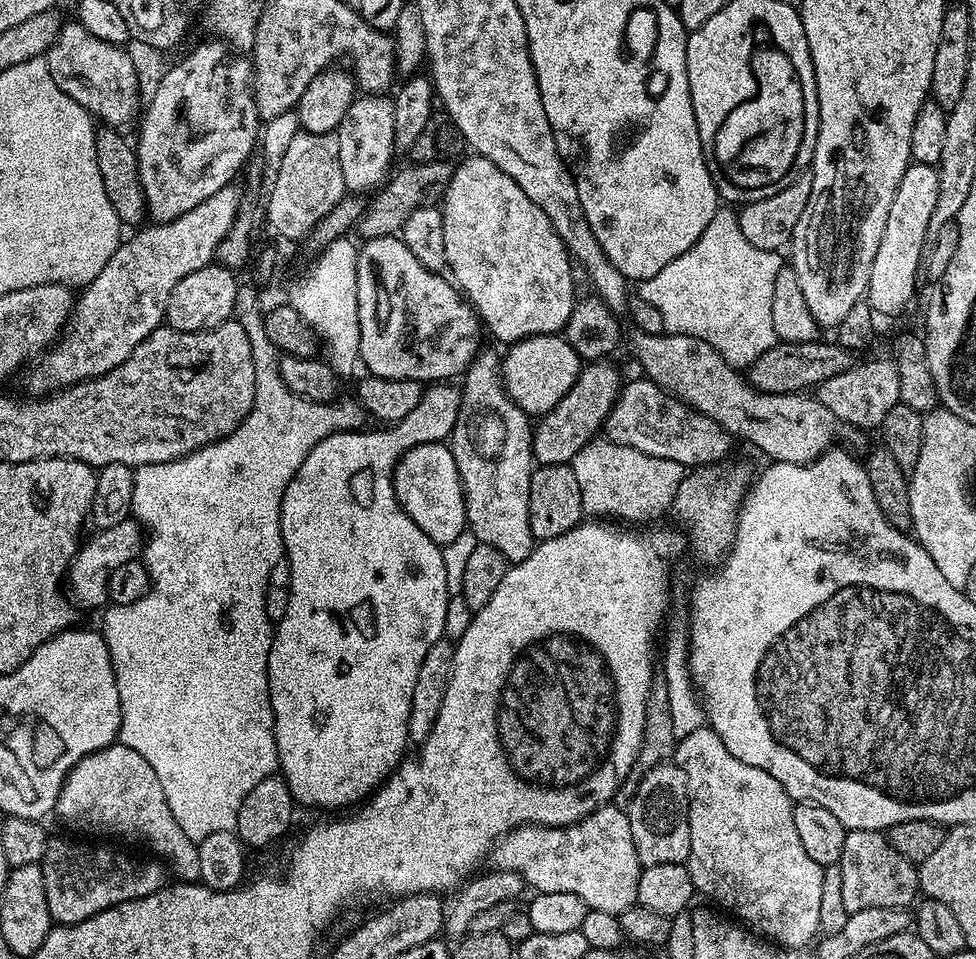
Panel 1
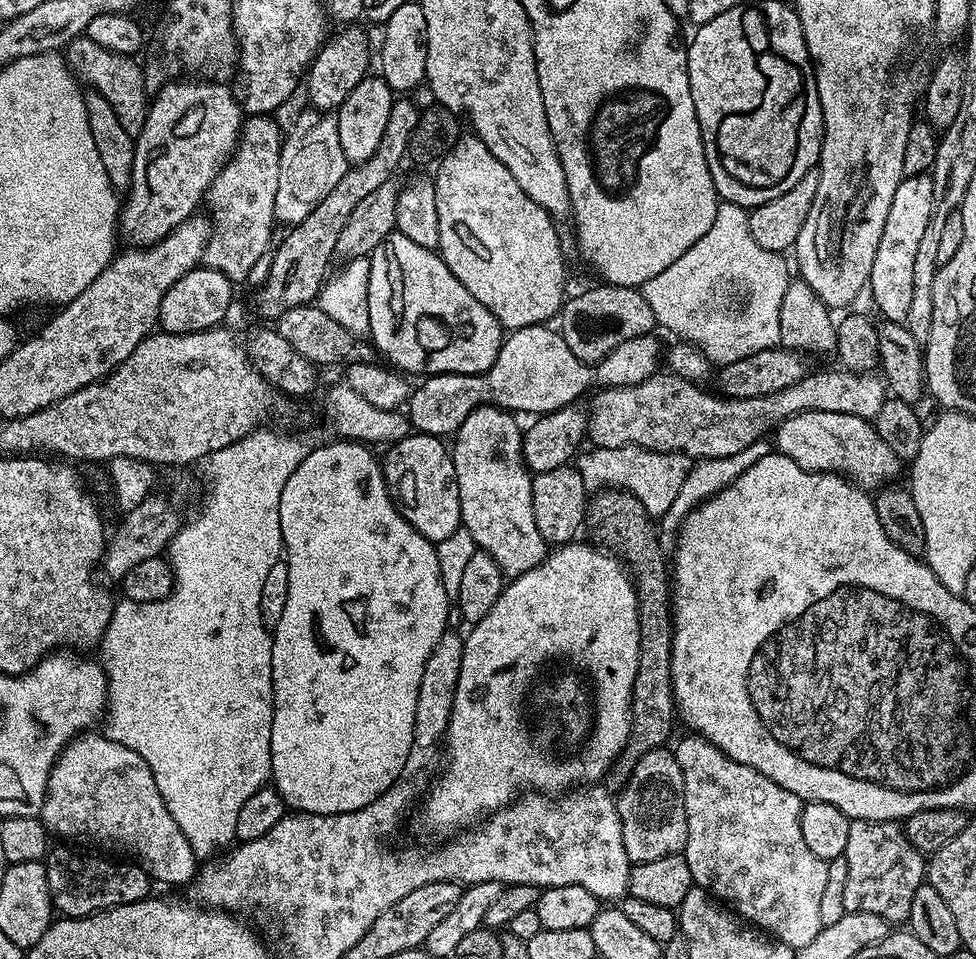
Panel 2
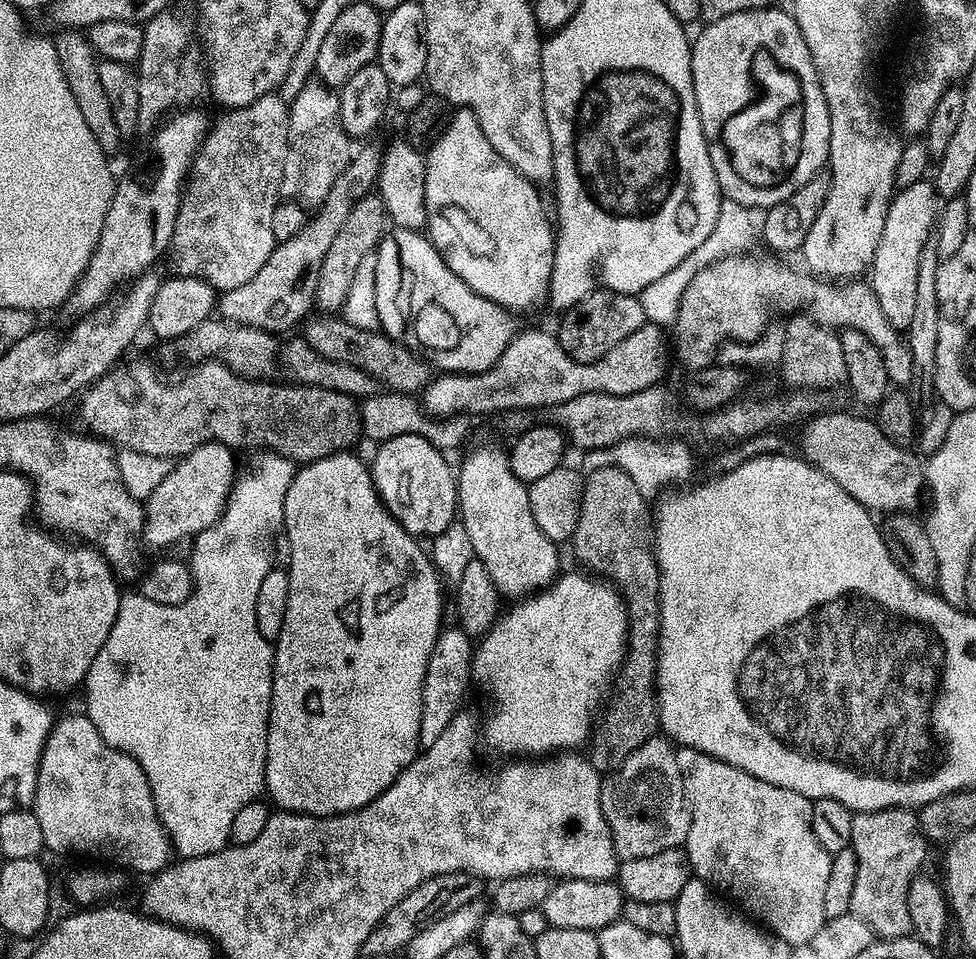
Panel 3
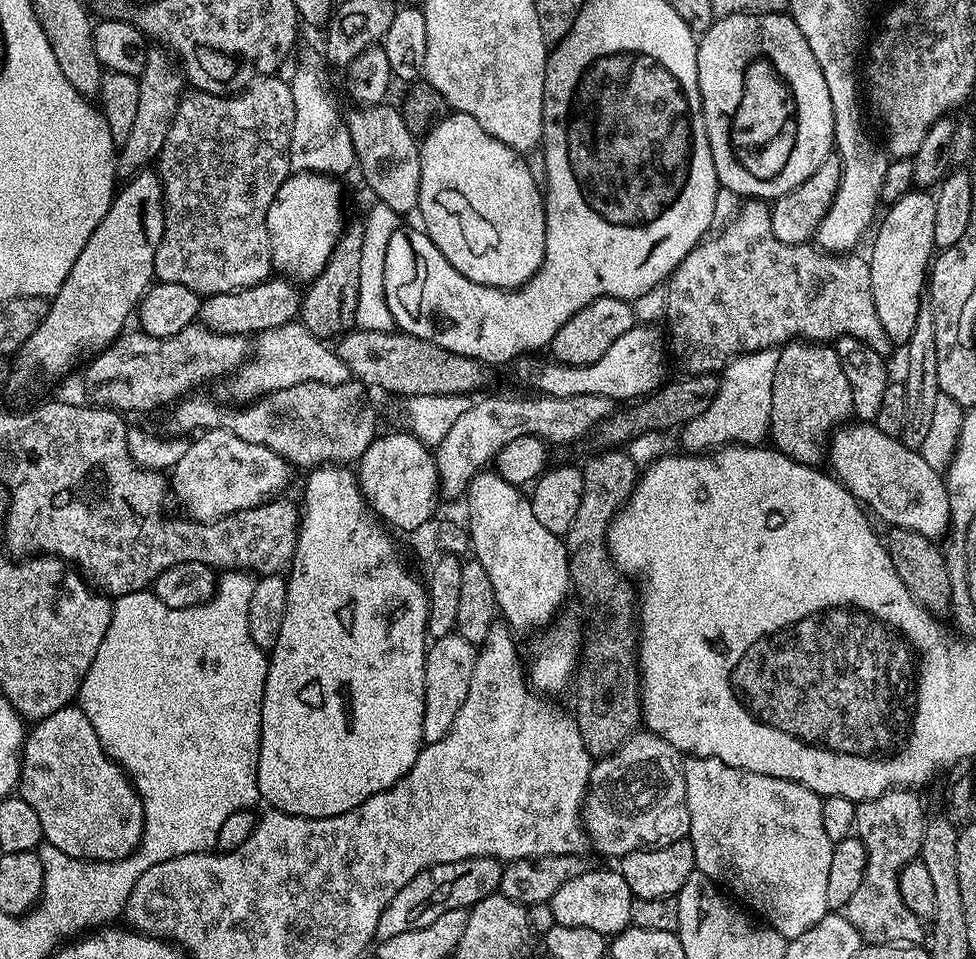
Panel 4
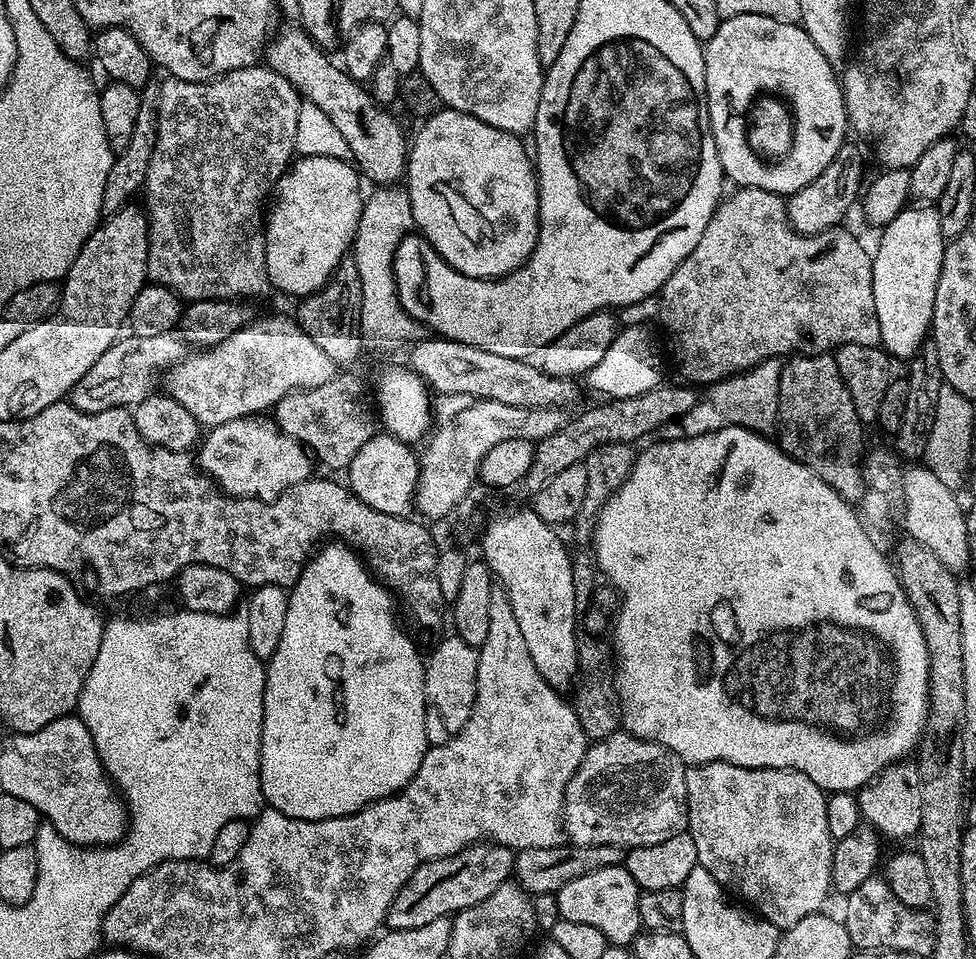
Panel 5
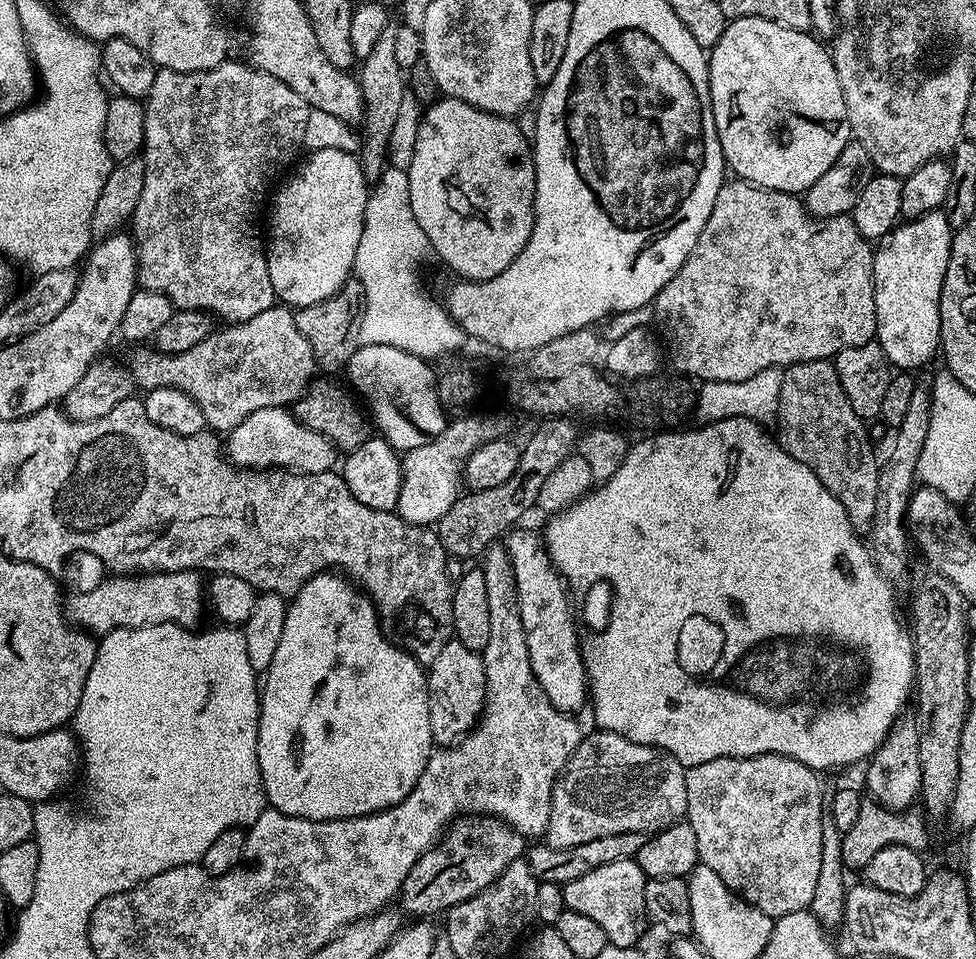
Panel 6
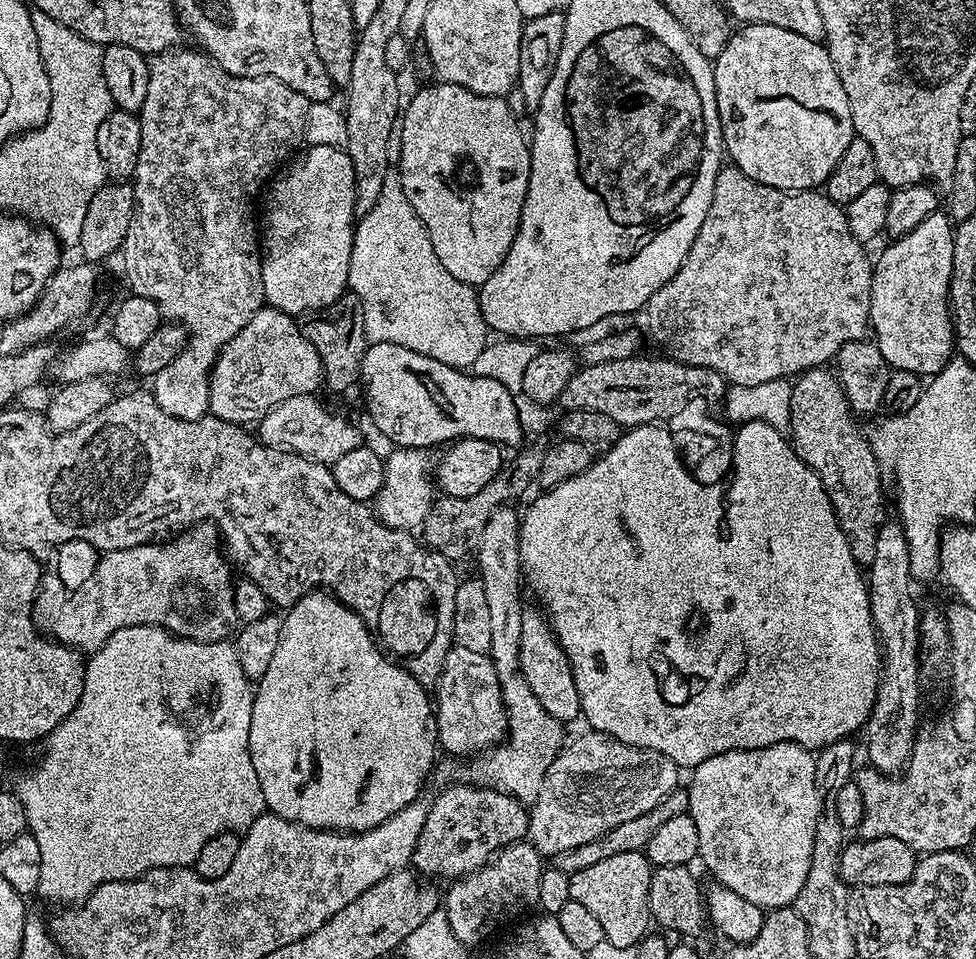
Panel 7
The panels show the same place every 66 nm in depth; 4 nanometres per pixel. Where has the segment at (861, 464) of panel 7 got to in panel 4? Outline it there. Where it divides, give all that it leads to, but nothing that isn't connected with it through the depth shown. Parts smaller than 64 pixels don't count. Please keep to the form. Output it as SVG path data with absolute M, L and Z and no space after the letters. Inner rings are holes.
M793 342L783 345L779 351L780 357L773 378L773 409L770 410L771 443L777 452L789 456L799 464L823 465L833 432L849 423L853 415L850 382L842 371L842 362L835 347L827 343Z

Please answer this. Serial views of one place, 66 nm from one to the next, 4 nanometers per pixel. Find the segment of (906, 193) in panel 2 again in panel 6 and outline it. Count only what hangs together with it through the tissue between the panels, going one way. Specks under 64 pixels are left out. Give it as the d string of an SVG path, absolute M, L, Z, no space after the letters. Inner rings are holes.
M943 210L927 212L922 214L916 220L904 220L897 223L896 227L875 245L874 255L872 258L872 274L874 276L874 306L876 307L876 338L875 343L882 346L882 350L886 354L889 364L896 370L916 370L912 368L920 368L923 364L928 364L932 359L937 359L940 352L940 295L942 294L942 286L946 278L946 266L950 262L950 250L952 249L952 237L954 230L950 226L950 222L946 218Z

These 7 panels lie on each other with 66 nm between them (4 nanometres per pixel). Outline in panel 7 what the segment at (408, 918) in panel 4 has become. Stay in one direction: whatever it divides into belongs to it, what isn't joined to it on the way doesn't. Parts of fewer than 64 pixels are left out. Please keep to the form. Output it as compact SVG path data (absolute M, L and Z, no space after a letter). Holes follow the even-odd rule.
M459 782L453 788L448 788L435 801L431 801L426 816L426 826L418 836L418 846L412 855L411 867L421 877L441 876L447 882L455 882L461 876L468 876L472 872L484 867L496 853L506 846L519 844L528 834L529 809L505 792L498 792L494 788L481 788L478 784Z

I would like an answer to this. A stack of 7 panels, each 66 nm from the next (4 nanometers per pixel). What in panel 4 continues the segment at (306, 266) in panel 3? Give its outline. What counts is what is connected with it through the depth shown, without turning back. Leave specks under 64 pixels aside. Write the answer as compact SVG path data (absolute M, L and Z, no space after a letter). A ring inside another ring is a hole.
M269 278L258 286L203 297L200 301L198 320L205 328L218 334L252 338L266 330L293 323L300 315L301 299L301 289L293 281L287 278Z

